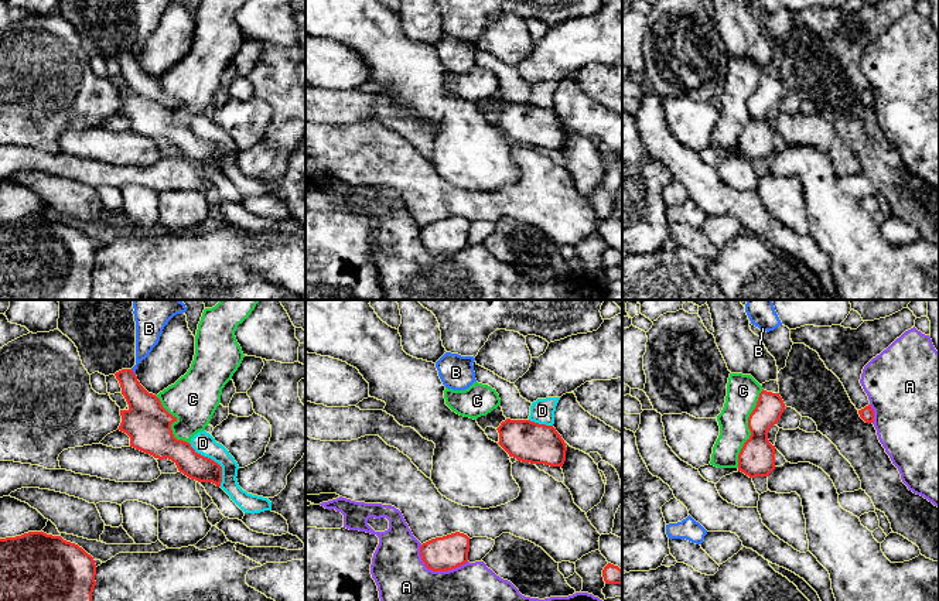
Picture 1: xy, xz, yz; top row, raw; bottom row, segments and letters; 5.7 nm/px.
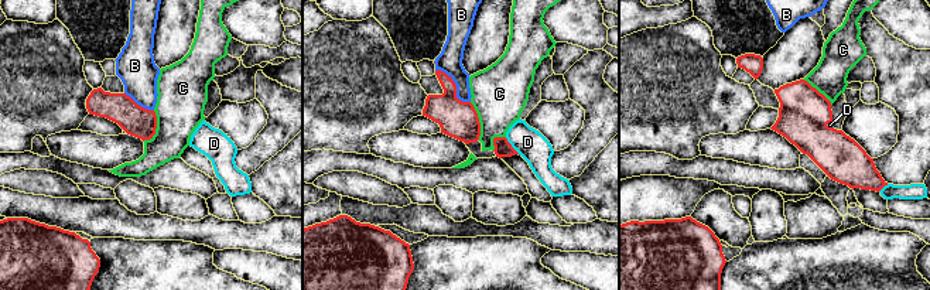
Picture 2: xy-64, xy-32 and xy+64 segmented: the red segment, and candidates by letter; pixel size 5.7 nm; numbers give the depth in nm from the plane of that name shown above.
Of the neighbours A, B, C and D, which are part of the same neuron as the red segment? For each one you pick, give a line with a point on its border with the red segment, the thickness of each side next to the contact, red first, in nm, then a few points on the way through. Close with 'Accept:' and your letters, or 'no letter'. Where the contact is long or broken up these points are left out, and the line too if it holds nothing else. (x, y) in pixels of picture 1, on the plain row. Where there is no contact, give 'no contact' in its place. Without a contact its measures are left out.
D: contact xy (212, 143); calibres 150 and 120 nm
Accept: D

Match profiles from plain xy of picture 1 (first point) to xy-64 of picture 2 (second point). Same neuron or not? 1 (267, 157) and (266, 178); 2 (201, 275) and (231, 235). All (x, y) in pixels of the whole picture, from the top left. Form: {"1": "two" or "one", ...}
{"1": "two", "2": "two"}

